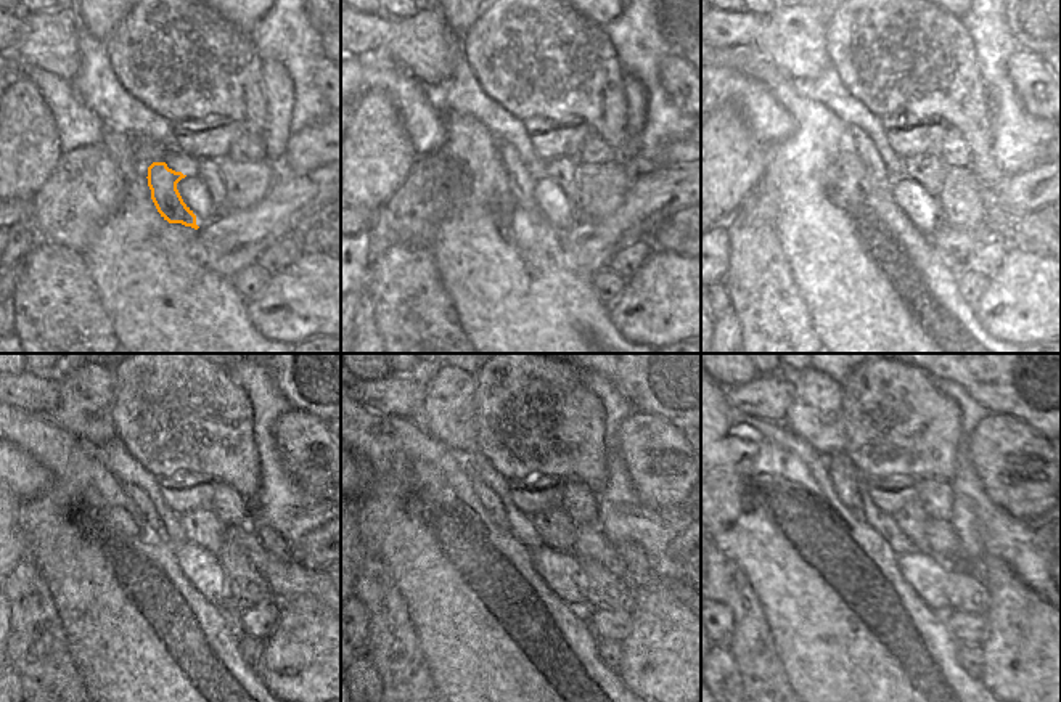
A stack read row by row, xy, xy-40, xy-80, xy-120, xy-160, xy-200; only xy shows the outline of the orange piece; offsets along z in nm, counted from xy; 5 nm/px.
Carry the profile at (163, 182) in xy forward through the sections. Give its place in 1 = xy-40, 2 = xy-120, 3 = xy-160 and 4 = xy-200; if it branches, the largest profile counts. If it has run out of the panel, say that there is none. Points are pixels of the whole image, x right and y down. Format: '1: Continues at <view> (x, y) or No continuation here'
1: Continues at xy-40 (521, 180)
2: Continues at xy-120 (140, 498)
3: Continues at xy-160 (487, 497)
4: Continues at xy-200 (847, 481).

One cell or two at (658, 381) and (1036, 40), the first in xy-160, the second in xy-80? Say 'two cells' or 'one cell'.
one cell

